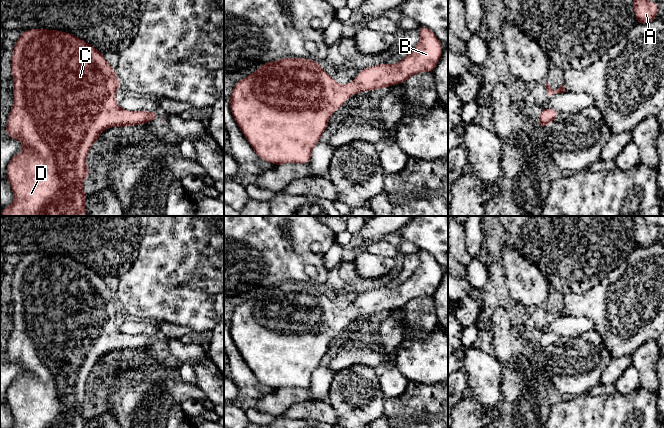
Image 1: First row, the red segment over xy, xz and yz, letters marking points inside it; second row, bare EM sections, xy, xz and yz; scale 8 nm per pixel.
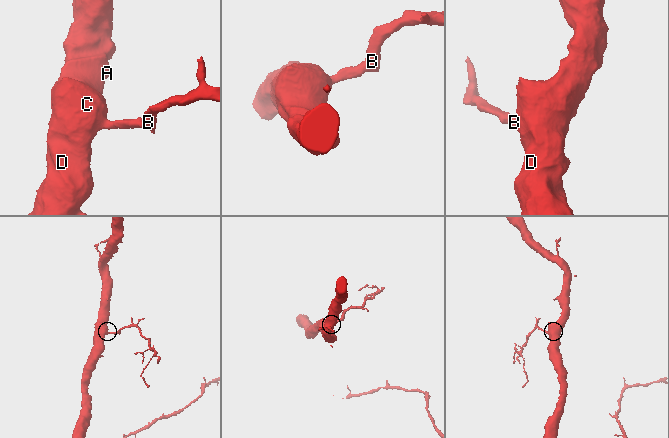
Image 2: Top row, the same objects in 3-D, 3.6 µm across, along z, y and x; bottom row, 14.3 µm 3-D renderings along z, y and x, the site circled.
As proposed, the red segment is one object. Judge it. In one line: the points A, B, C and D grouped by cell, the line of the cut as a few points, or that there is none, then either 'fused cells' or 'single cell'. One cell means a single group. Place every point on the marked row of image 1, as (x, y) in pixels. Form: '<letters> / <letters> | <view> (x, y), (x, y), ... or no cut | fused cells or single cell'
A B C D | no cut | single cell

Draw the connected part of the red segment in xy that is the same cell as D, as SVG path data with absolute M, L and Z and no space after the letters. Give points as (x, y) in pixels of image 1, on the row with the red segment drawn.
M24 30L14 42L11 67L14 99L5 130L9 138L22 143L23 149L7 165L14 198L10 206L2 209L1 216L88 216L83 184L90 175L86 157L92 145L106 129L146 124L157 119L157 112L120 108L116 101L120 81L114 68L95 47L64 31Z

